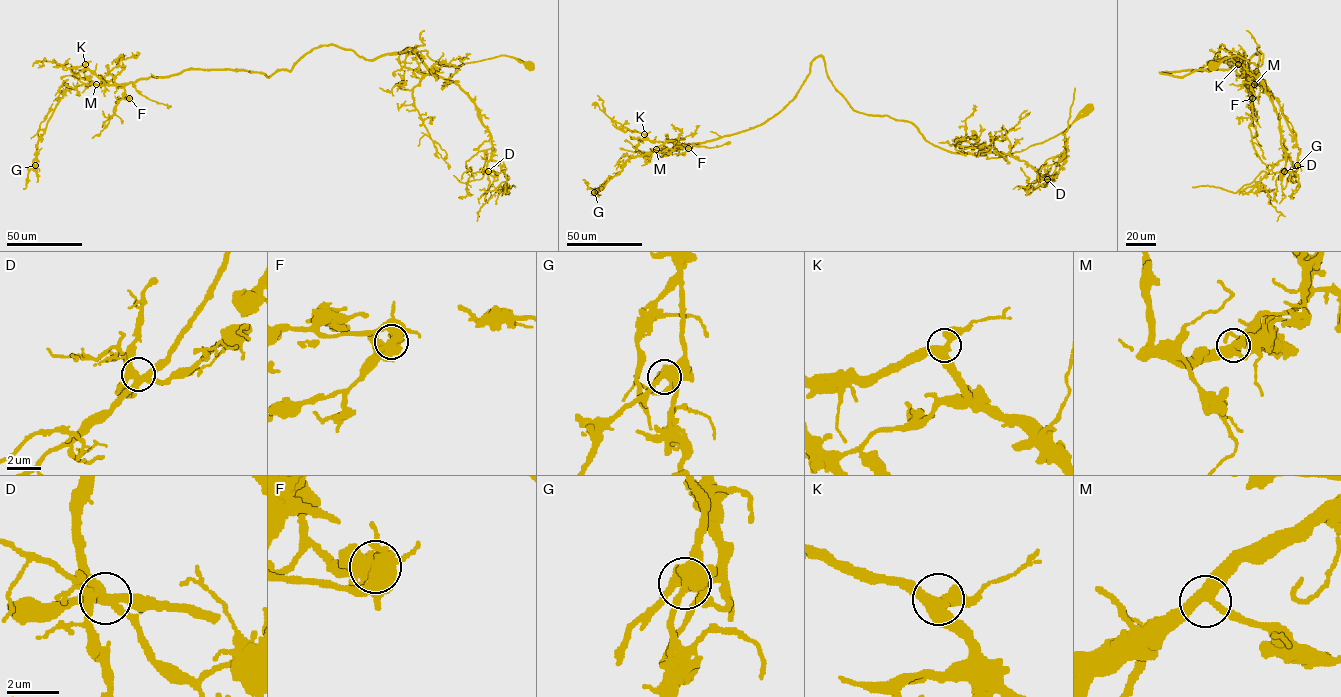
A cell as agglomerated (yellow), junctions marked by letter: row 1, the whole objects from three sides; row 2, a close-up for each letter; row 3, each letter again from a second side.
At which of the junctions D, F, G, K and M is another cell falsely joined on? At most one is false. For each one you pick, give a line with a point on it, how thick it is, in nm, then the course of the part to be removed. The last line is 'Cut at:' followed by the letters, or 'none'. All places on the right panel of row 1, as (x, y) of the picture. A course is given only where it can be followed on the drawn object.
D: (1284, 171) | 440 nm | (1284, 171), (1261, 171), (1235, 193), (1211, 186), (1192, 187)
Cut at: D

